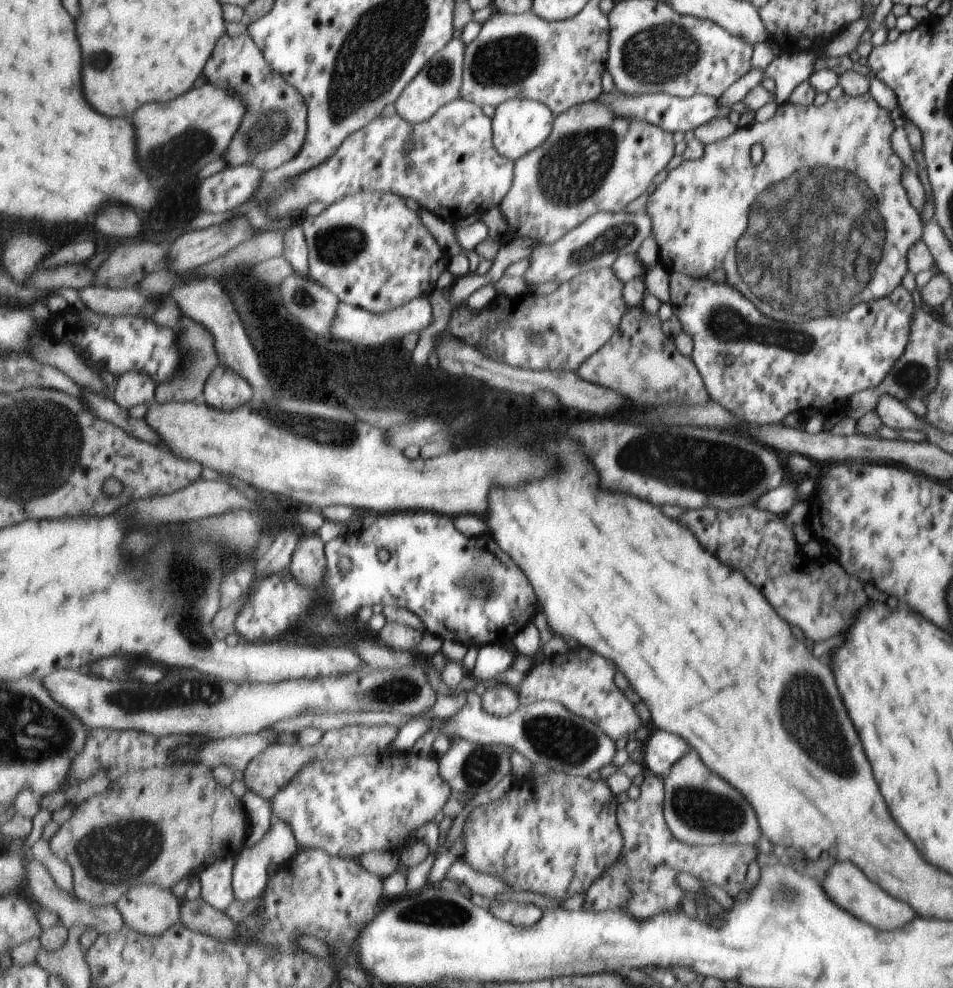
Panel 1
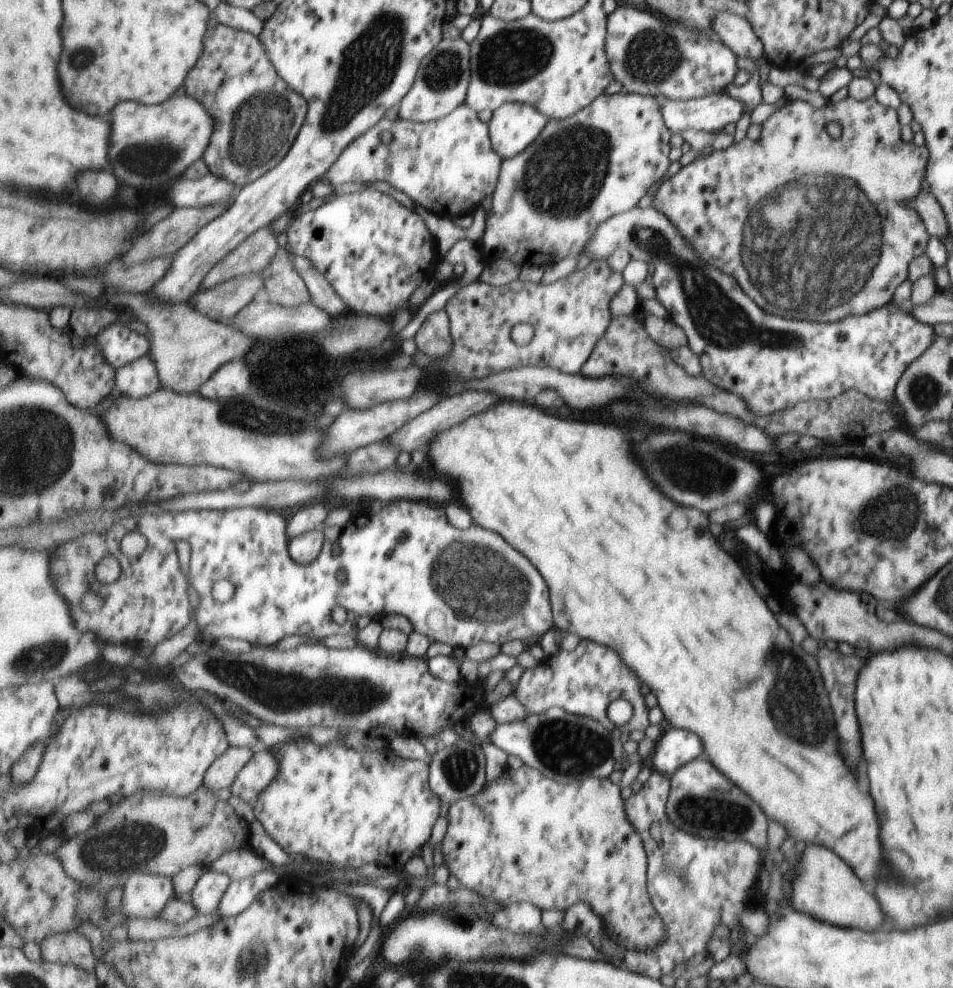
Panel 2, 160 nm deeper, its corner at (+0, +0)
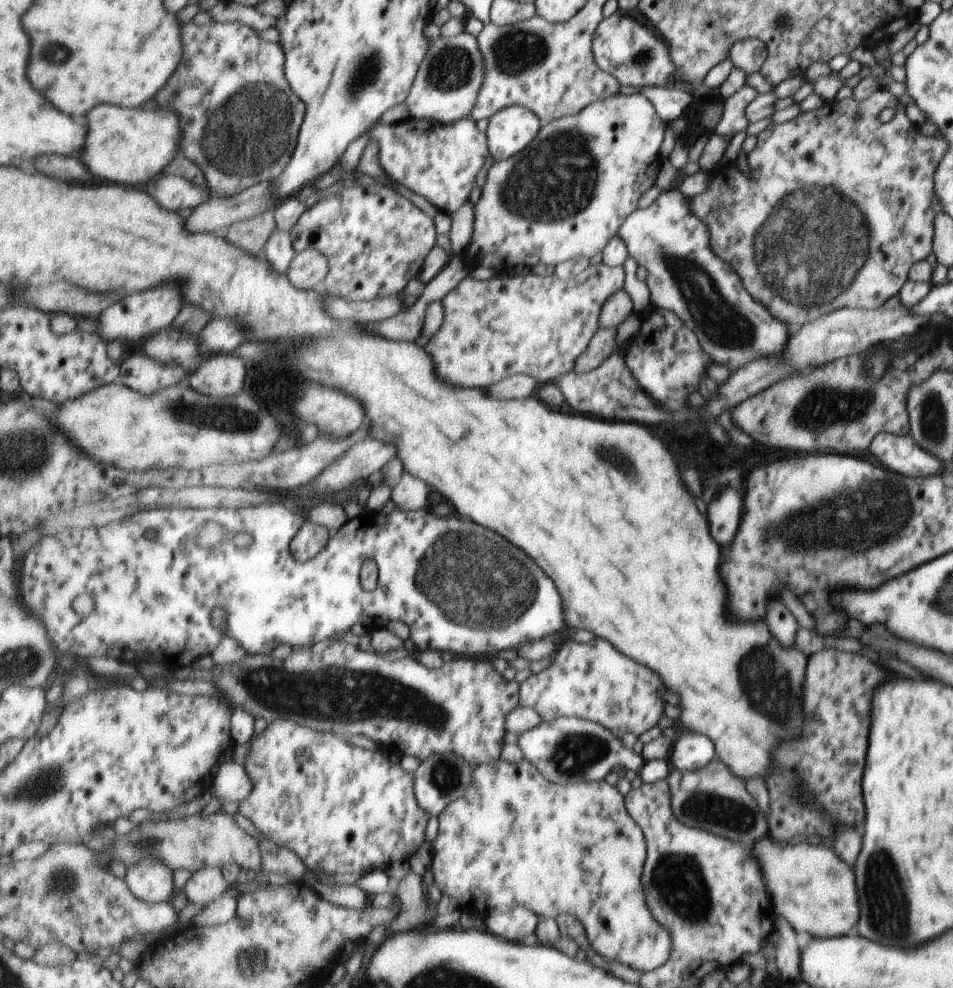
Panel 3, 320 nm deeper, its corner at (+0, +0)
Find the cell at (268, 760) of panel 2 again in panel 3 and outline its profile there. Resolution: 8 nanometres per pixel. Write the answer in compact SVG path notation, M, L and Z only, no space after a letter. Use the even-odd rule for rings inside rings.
M229 760L222 766L210 792L213 797L219 798L222 802L242 803L254 792L254 780L248 774L246 766Z

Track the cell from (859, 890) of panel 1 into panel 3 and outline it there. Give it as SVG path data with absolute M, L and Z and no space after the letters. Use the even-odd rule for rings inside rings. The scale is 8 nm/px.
M770 838L758 840L754 846L758 848L758 860L762 860L762 872L766 872L766 888L770 888L774 910L786 918L796 934L816 939L832 938L848 934L848 930L856 926L858 898L854 874L830 848L798 842L782 846L780 850L780 844Z

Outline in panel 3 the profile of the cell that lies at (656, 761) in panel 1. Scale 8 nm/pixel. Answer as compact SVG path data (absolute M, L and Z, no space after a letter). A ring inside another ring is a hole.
M688 732L676 742L674 750L669 754L668 762L671 768L684 773L706 766L712 758L714 758L714 744L702 734Z

